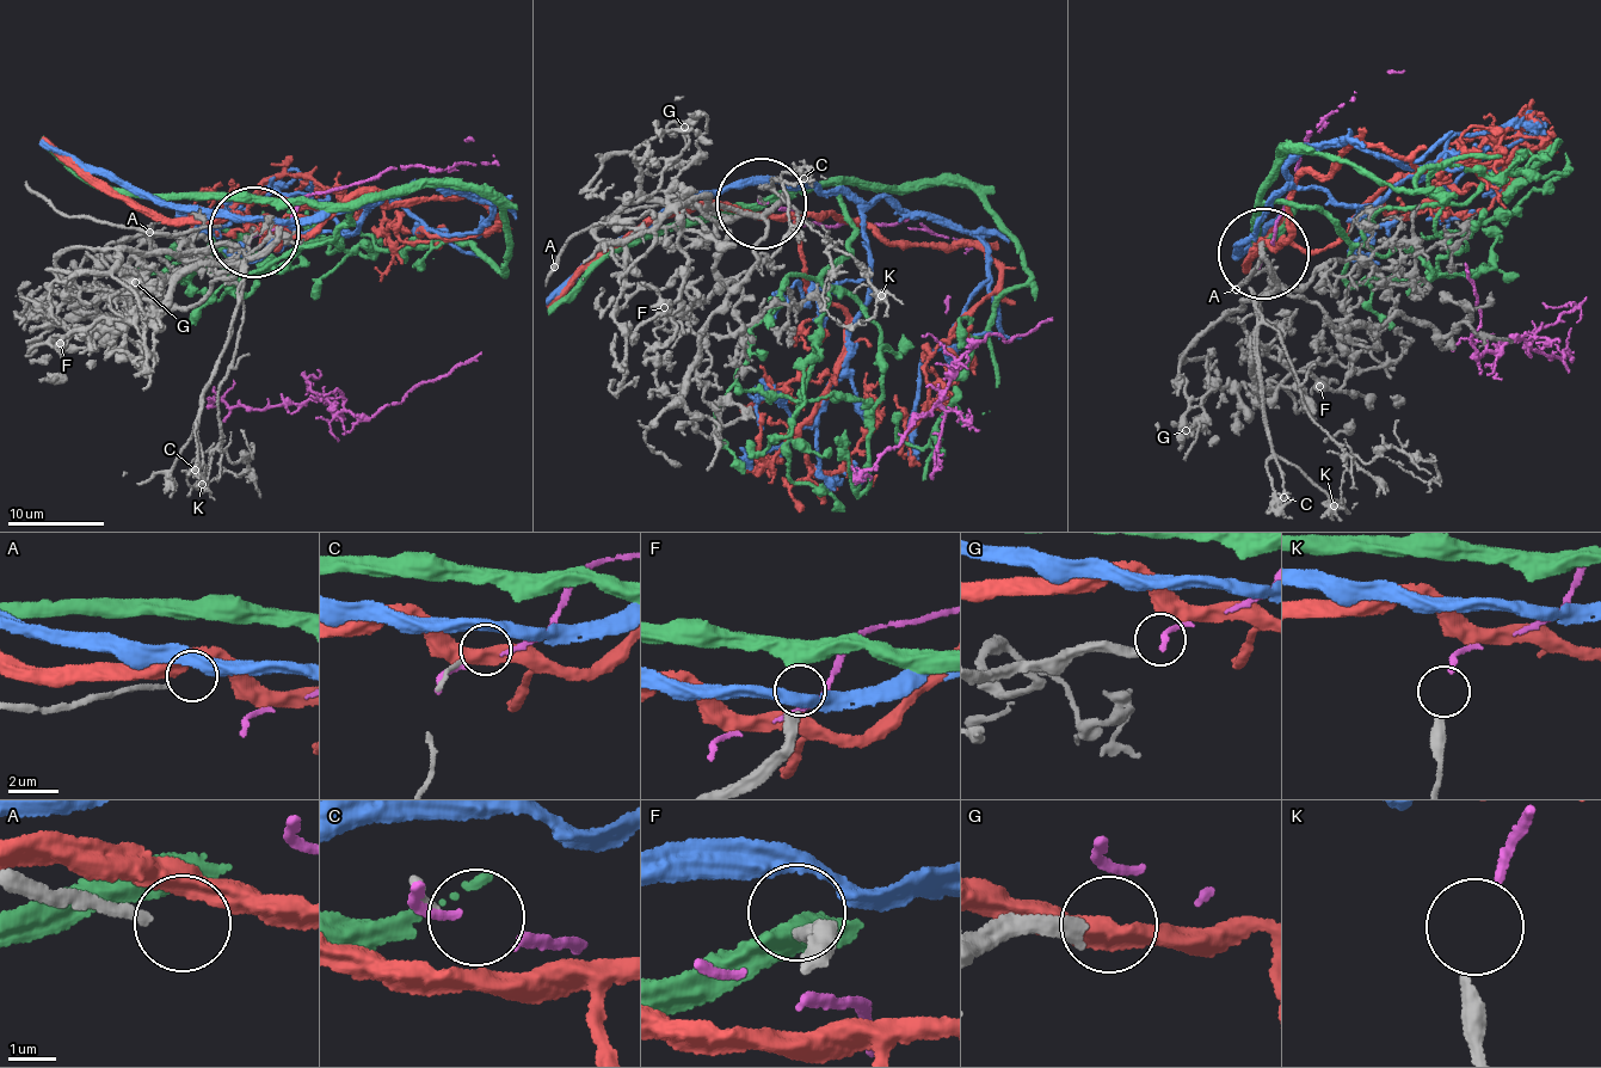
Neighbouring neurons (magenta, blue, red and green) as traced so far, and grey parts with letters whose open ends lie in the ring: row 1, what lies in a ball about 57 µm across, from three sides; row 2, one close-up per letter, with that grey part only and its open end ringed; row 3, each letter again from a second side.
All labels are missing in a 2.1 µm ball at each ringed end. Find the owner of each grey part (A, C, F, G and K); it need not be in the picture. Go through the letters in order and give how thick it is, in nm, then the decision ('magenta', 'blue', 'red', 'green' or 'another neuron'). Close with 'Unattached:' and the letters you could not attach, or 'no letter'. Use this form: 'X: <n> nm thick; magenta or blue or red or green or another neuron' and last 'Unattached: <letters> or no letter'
A: 180 nm thick; another neuron
C: 140 nm thick; another neuron
F: 420 nm thick; green
G: 320 nm thick; red
K: 360 nm thick; magenta
Unattached: A, C

